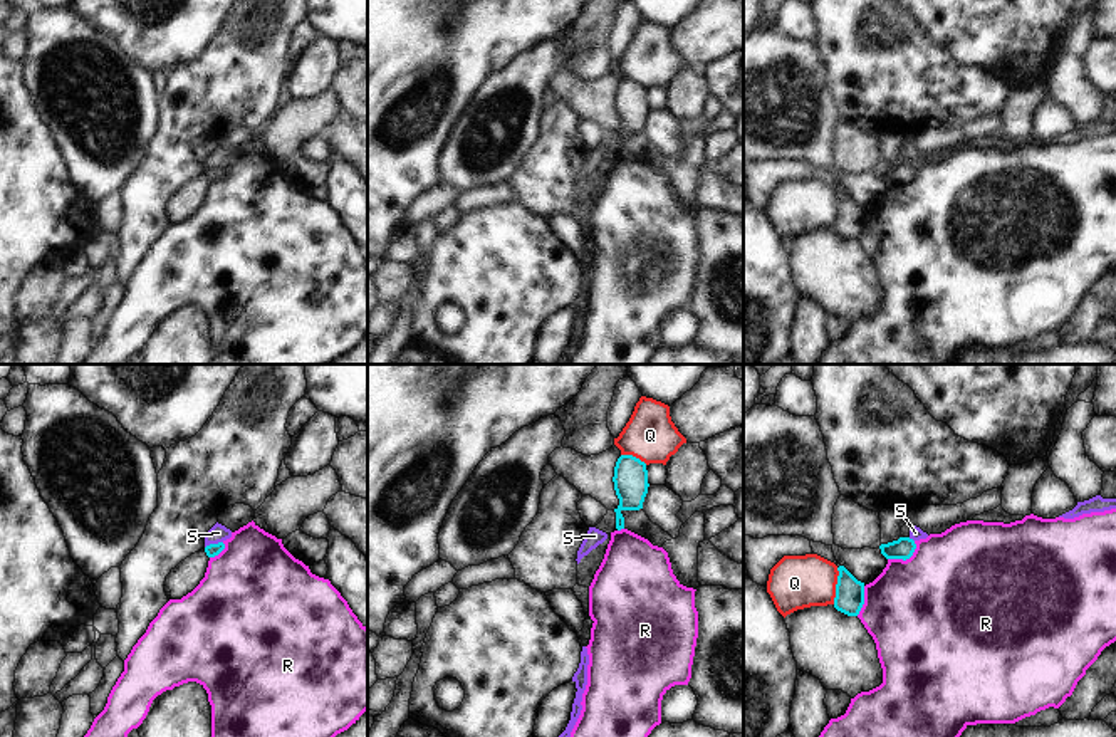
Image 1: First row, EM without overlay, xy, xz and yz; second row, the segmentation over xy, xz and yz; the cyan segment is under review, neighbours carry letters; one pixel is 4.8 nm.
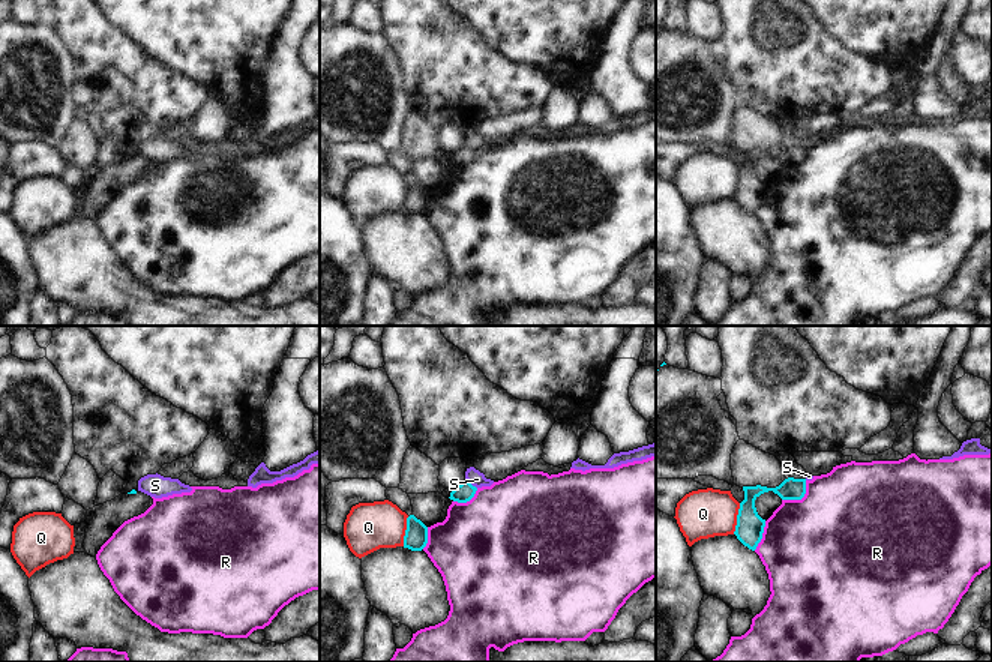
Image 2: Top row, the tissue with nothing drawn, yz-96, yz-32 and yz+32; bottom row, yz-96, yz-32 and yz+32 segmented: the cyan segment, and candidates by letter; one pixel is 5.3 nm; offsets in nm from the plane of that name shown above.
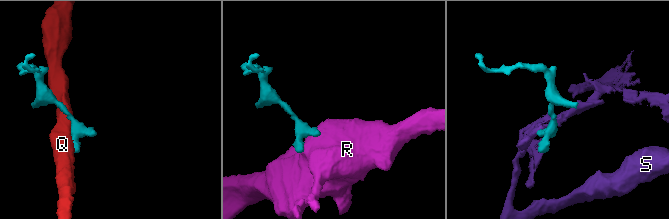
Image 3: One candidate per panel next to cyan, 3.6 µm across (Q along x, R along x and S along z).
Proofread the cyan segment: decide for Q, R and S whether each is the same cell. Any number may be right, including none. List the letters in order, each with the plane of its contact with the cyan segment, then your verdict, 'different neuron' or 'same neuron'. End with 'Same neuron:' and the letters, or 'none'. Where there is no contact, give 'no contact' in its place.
Q: yz | different neuron
R: yz | different neuron
S: xy | different neuron
Same neuron: none

